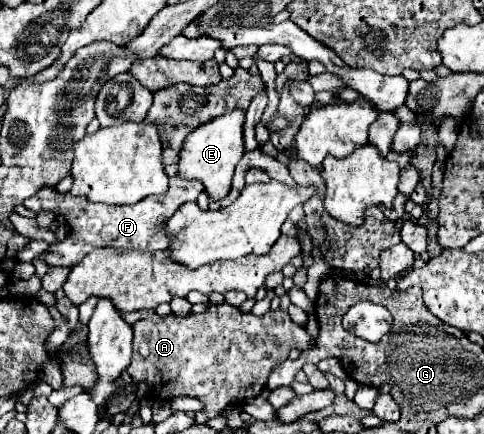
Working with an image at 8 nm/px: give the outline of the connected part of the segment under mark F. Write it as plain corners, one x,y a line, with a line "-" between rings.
177,176
171,178
169,192
165,196
149,196
147,200
141,200
135,206
107,206
107,204
93,204
85,200
85,196
71,196
71,194
59,194
53,188
41,188
35,196
25,200
25,208
33,212
53,212
55,216
63,216
71,234
65,238
65,242
49,244
45,252
39,254
39,258
47,266
67,266
73,268
85,258
85,244
93,248
111,246
117,250
163,250
169,244
169,236
165,236
165,222
175,214
175,210
191,200
197,200
203,186
197,180
181,180

